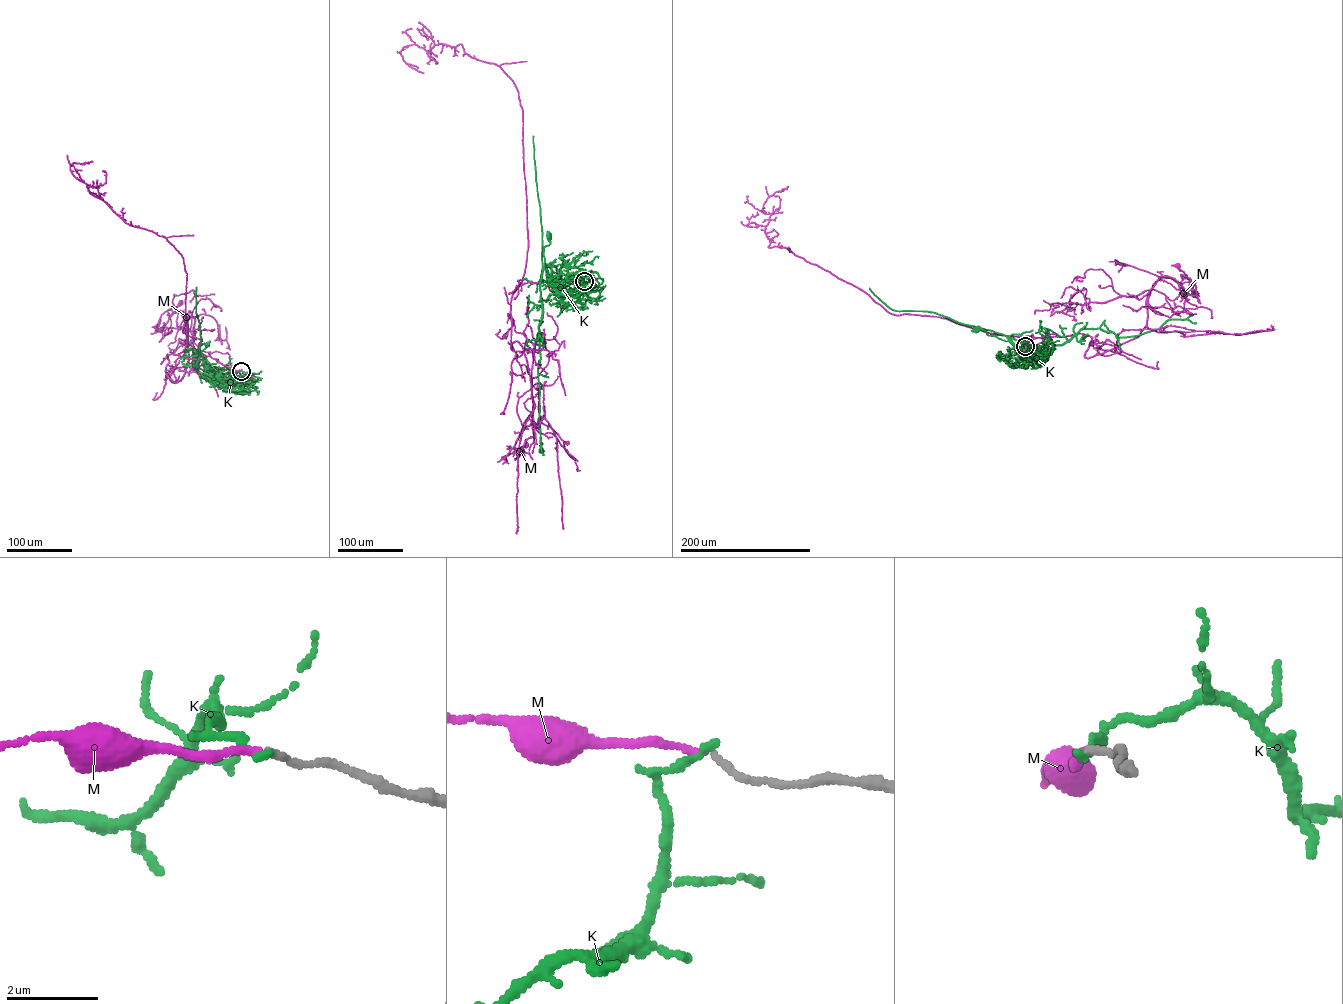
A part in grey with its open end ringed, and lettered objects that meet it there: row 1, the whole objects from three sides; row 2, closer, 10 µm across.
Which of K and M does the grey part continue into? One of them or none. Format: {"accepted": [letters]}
{"accepted": ["M"]}

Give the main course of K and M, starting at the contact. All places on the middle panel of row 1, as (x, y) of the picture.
K: (584, 281), (568, 294), (559, 293), (550, 283), (543, 254), (543, 248), (550, 243), (549, 236)
M: (584, 281), (561, 292), (527, 282), (512, 296), (511, 347), (522, 348), (535, 406), (502, 458), (526, 445)

